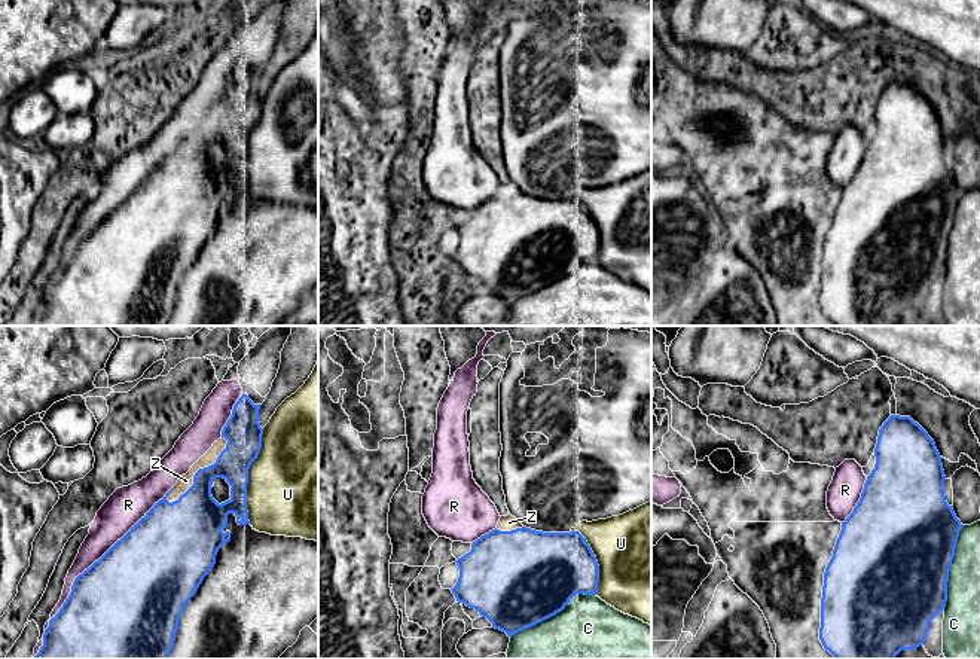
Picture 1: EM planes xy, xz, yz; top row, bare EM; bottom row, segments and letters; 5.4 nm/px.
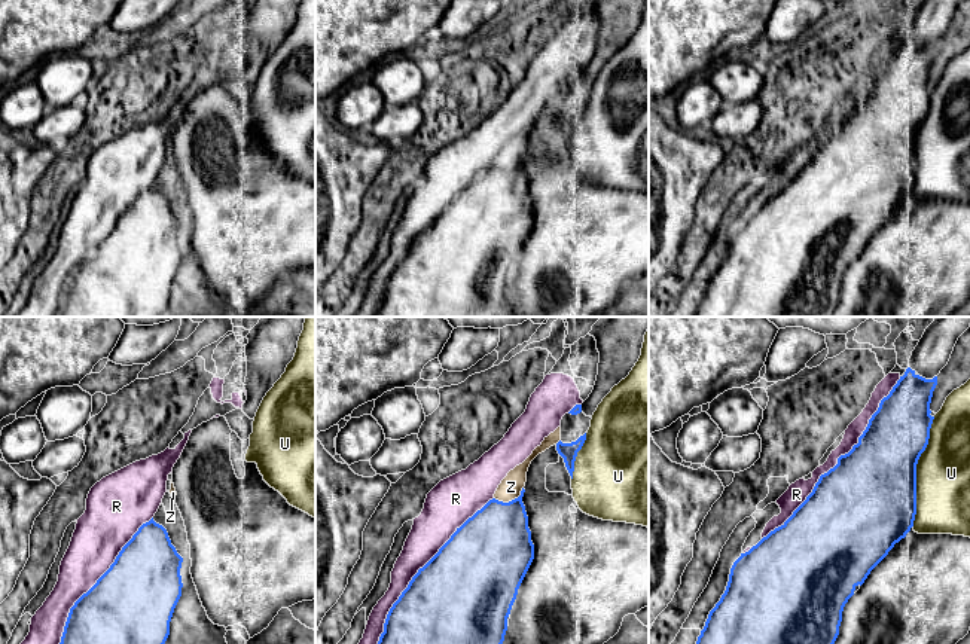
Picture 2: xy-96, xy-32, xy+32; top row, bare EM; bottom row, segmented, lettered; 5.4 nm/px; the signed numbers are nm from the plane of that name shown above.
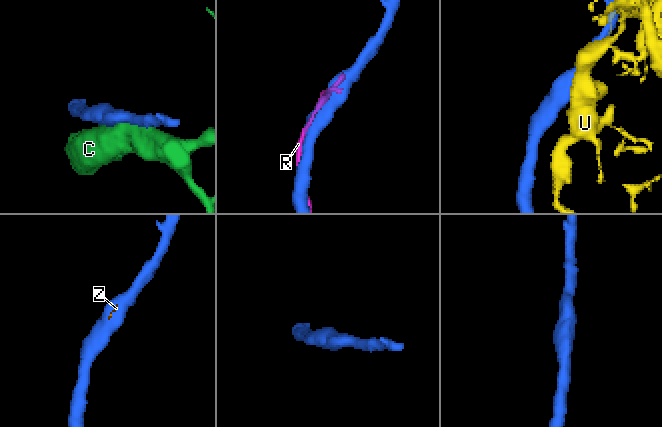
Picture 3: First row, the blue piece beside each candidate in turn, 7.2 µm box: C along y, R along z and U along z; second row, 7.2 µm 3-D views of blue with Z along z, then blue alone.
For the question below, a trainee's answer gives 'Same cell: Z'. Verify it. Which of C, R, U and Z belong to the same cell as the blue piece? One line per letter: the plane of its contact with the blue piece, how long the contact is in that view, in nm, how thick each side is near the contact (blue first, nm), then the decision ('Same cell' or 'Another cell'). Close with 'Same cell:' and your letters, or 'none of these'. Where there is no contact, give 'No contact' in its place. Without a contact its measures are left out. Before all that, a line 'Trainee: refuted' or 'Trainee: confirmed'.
Trainee: confirmed
C: Touches blue in xz. Shared border 500 nm. Thickness 500 nm (blue) against 500 nm. Another cell
R: Touches blue in xy. Shared border 1050 nm. Thickness 500 nm (blue) against 200 nm. Another cell
U: Touches blue in xy. Shared border 500 nm. Thickness 200 nm (blue) against 480 nm. Another cell
Z: Touches blue in xy. Shared border 460 nm. Thickness 260 nm (blue) against 80 nm. Same cell
Same cell: Z

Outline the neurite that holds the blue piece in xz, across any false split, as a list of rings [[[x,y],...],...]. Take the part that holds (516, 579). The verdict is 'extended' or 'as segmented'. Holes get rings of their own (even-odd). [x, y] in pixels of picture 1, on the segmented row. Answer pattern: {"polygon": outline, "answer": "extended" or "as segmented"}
{"polygon": [[[512,515],[501,516],[497,528],[473,541],[471,550],[455,562],[460,577],[451,591],[457,601],[474,608],[509,637],[562,611],[577,594],[598,592],[599,565],[578,531],[535,531]]], "answer": "extended"}

